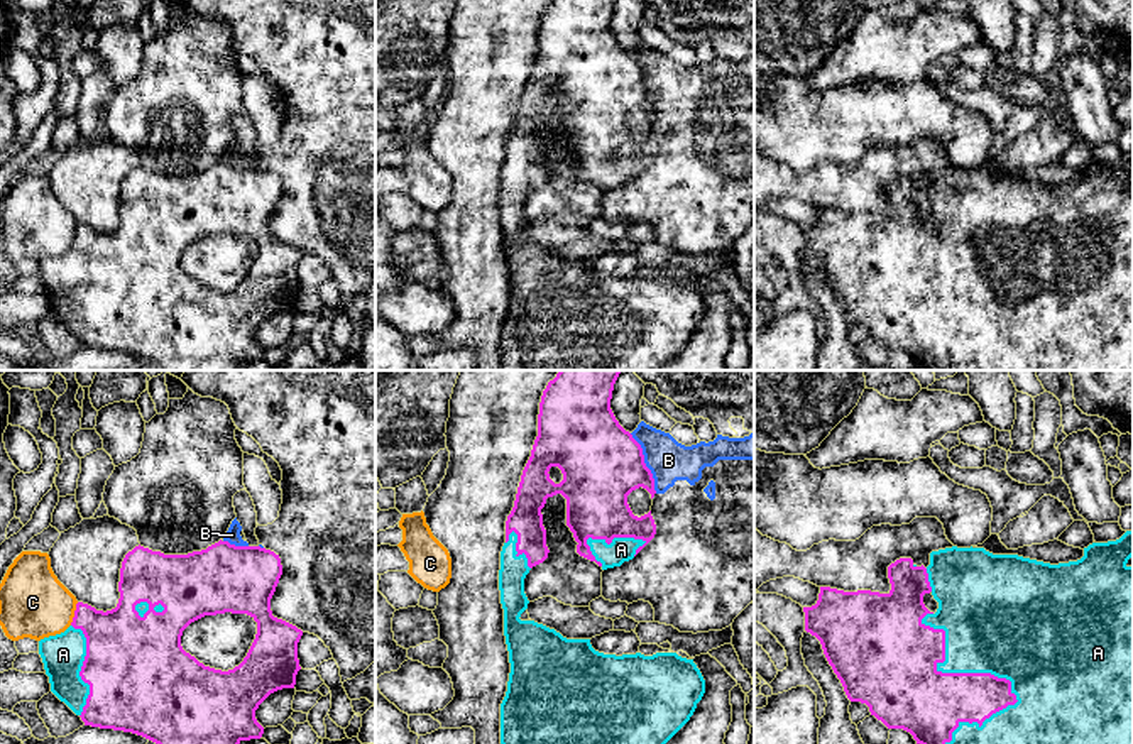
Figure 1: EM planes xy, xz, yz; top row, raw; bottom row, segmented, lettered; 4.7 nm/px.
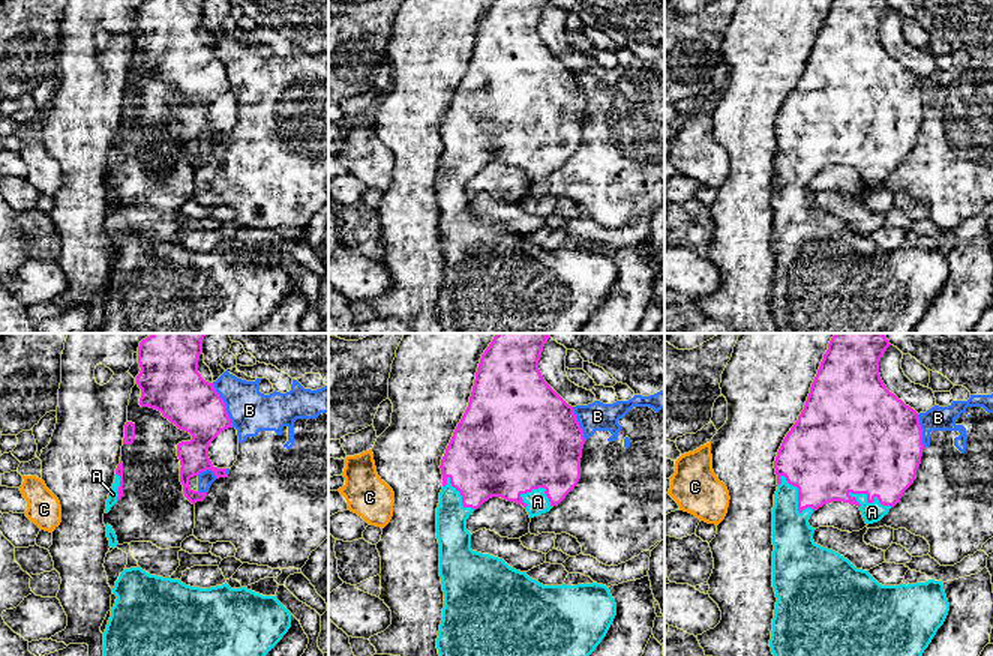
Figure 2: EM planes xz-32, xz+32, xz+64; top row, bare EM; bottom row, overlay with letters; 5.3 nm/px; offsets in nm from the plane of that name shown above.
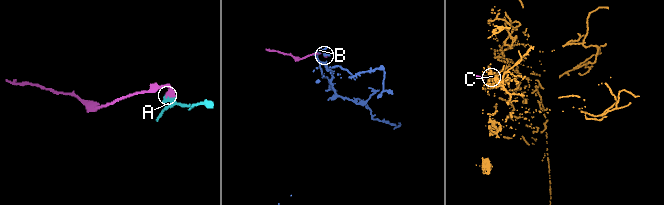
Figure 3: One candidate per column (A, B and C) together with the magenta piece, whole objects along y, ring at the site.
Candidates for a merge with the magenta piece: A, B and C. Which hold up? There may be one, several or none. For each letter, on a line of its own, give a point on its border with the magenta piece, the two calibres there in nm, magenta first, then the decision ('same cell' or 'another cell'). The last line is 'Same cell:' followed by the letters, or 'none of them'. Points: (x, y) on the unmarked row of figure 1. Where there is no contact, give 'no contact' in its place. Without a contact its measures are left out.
A: contact yz (990, 295); calibres 260 and 500 nm; same cell
B: contact xz (645, 85); calibres 380 and 200 nm; another cell
C: contact xy (75, 235); calibres 320 and 320 nm; another cell
Same cell: A

